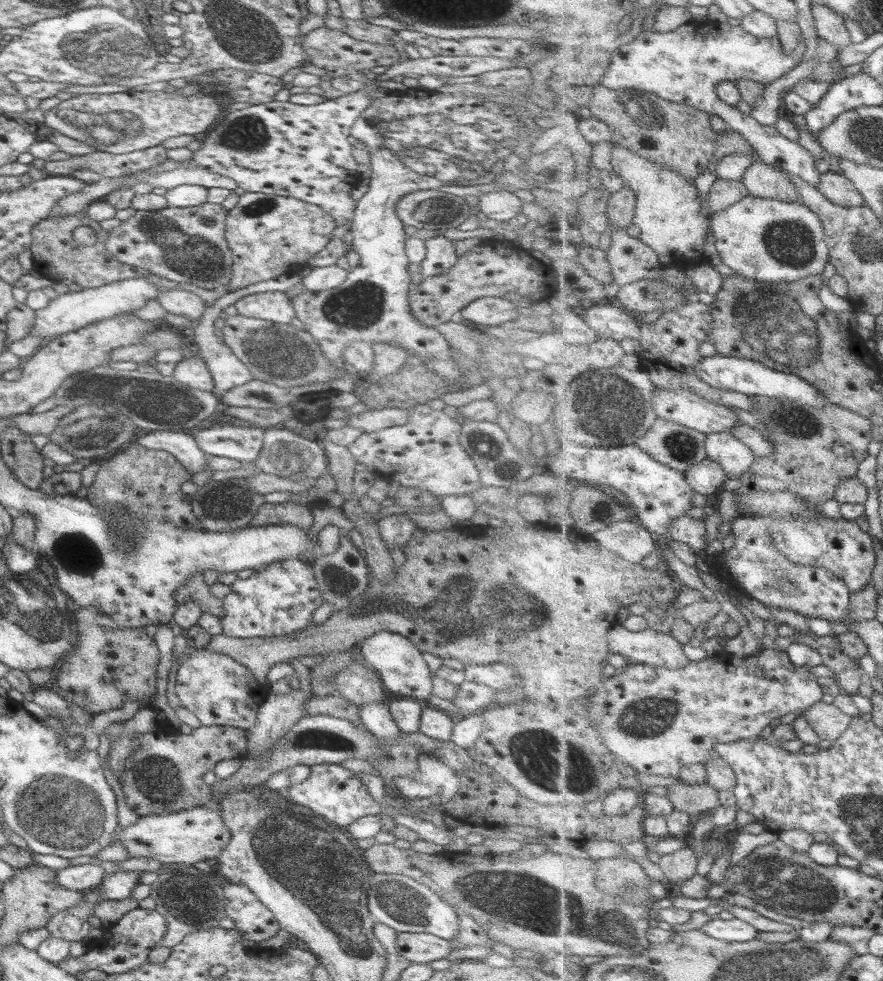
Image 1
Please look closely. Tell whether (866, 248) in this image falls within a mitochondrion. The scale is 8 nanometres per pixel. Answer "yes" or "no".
yes

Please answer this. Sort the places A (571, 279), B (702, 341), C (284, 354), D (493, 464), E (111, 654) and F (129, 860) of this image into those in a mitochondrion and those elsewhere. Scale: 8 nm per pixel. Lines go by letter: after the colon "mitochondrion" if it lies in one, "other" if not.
A: other
B: other
C: mitochondrion
D: mitochondrion
E: other
F: other

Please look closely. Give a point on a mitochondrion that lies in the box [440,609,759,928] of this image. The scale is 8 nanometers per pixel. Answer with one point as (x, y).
(537, 754)

